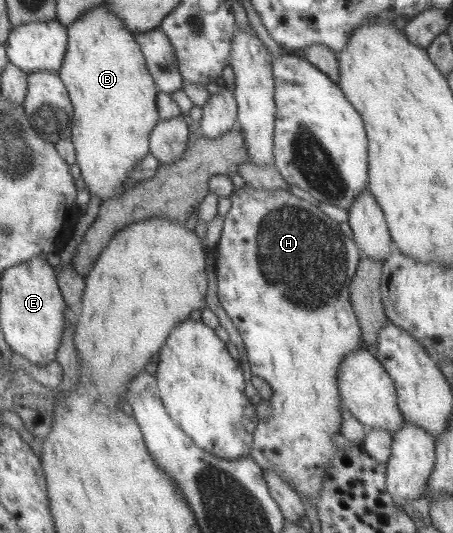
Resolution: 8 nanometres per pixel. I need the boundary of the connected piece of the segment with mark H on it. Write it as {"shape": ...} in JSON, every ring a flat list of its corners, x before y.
{"shape":[[244,185,242,188,234,189,229,195,231,206,224,214,221,234,218,244,214,247,214,265,216,265,216,297,224,313,230,318,232,325,237,329,247,355,249,369,254,376,260,377,270,386,271,396,265,400,269,407,269,416,262,418,256,424,253,431,253,442,249,458,258,464,263,471,273,471,279,475,296,492,303,503,317,503,322,487,322,476,325,475,326,466,331,463,337,447,333,442,333,435,339,433,342,418,340,418,340,394,336,387,338,378,338,367,343,363,345,357,356,351,363,345,360,341,361,329,353,313,349,300,349,284,356,274,360,260,360,250,354,244,352,238,342,234,339,223,328,218,314,205,313,201,302,200,295,197,285,189,258,190]]}

